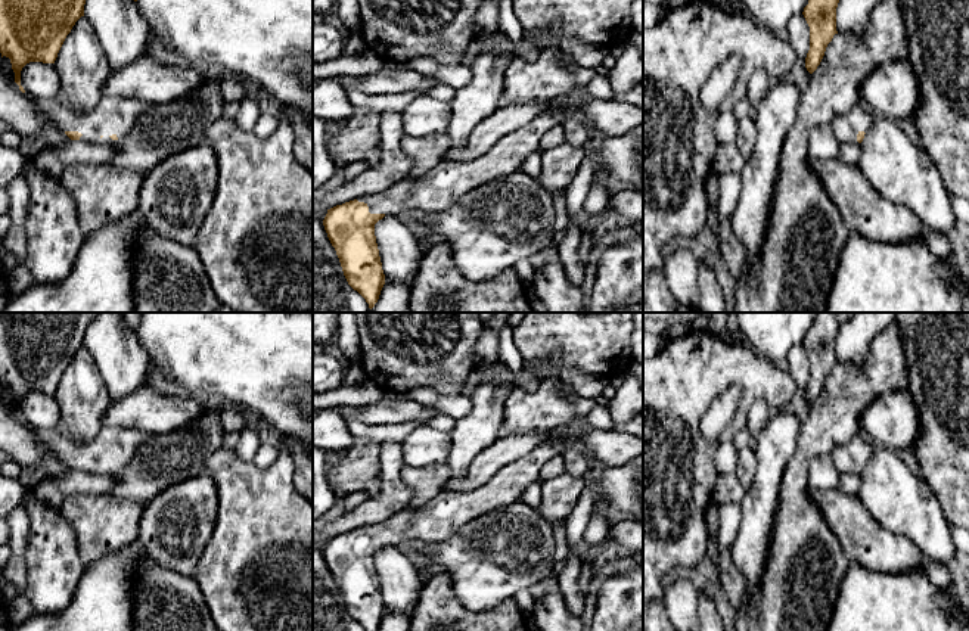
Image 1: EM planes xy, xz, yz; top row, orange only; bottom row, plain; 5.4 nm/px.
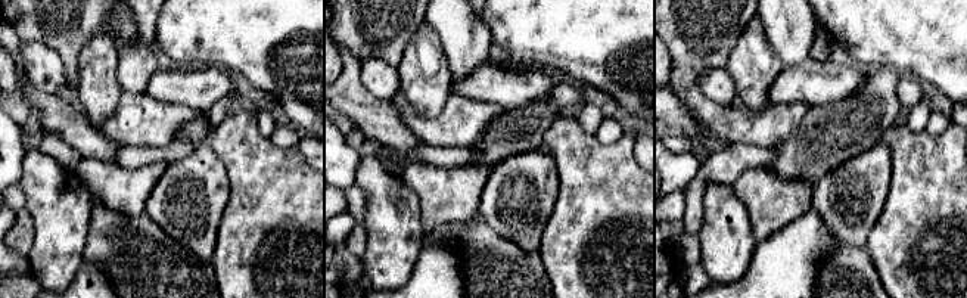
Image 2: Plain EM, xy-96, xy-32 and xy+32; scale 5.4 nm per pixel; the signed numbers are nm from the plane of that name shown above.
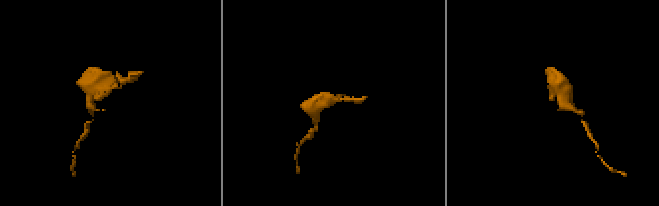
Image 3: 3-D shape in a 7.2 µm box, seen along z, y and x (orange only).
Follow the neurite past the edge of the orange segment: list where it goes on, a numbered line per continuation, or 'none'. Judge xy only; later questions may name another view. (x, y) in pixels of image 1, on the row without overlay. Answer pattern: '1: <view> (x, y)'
1: xy (117, 445)

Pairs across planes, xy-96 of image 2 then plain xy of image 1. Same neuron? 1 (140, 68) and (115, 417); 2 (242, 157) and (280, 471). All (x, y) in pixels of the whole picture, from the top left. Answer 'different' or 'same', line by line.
1: different
2: same

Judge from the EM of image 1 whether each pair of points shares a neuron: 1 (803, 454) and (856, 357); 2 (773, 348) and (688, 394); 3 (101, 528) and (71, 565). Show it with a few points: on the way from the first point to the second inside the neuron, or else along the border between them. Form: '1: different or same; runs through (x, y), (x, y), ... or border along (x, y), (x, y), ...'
1: different; border along (873, 338), (867, 358), (859, 367), (838, 364)
2: different; border along (747, 344), (775, 364)
3: different; border along (70, 522), (75, 534), (78, 558), (86, 566)

